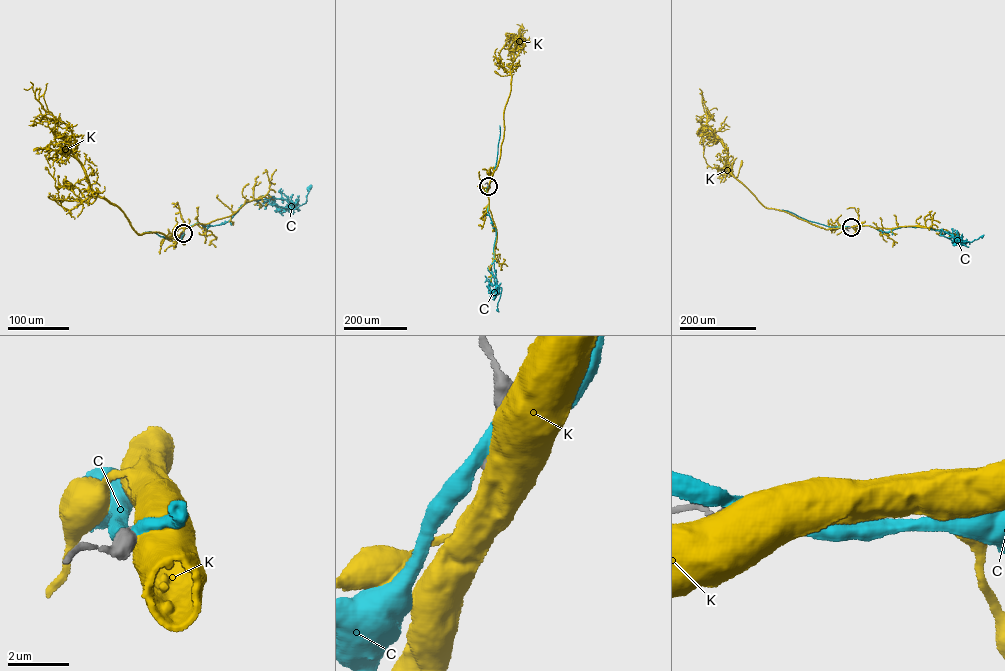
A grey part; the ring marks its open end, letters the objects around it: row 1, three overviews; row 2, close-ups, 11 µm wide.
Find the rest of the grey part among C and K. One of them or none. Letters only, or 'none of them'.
none of them

